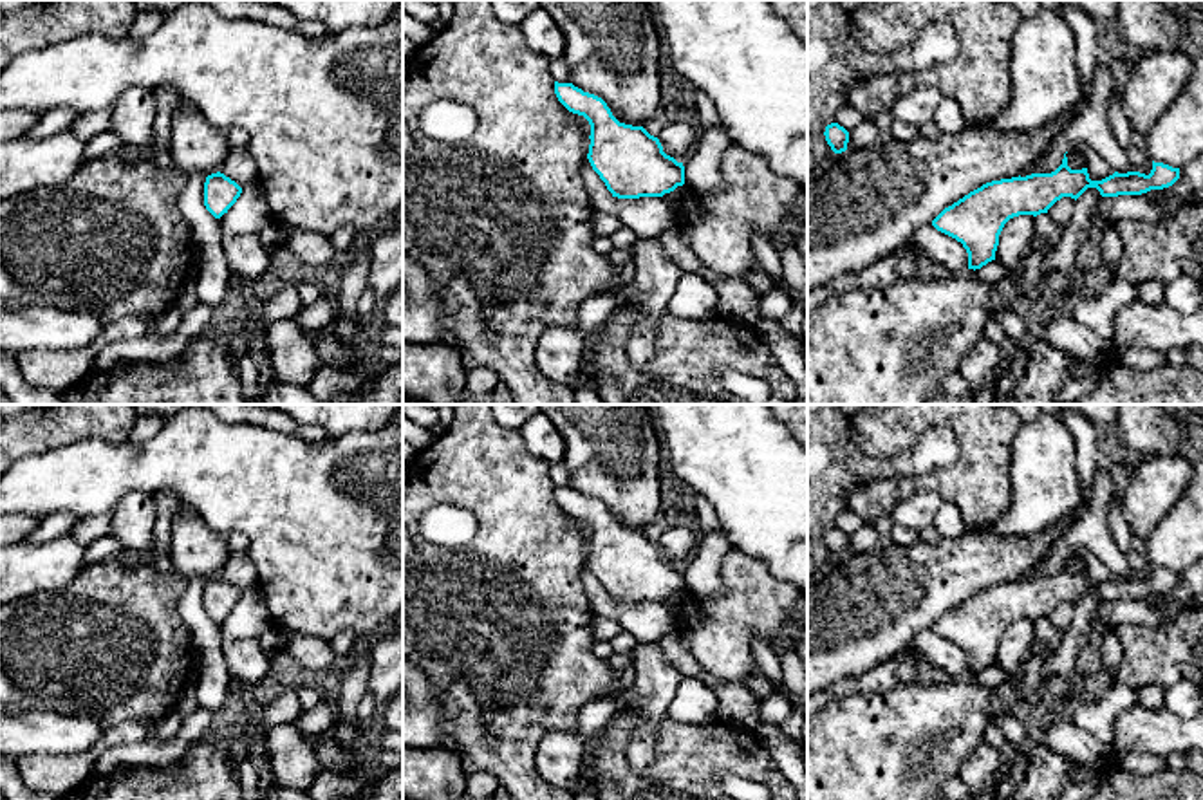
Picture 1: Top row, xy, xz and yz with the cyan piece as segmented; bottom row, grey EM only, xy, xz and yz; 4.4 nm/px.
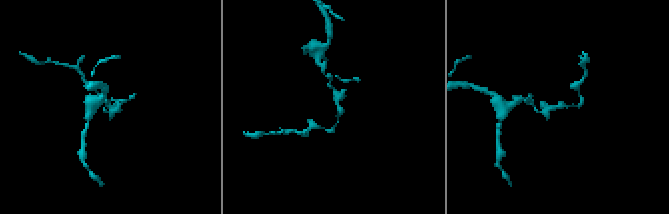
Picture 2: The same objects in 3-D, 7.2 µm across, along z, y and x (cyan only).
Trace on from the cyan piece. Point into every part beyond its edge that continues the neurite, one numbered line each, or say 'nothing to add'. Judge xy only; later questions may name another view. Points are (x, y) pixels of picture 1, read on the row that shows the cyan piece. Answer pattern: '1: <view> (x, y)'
nothing to add

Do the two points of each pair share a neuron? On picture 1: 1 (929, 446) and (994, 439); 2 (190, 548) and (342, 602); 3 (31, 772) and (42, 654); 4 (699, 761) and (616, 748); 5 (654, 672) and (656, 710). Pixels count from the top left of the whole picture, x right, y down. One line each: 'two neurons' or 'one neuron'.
1: two neurons
2: two neurons
3: two neurons
4: one neuron
5: one neuron

